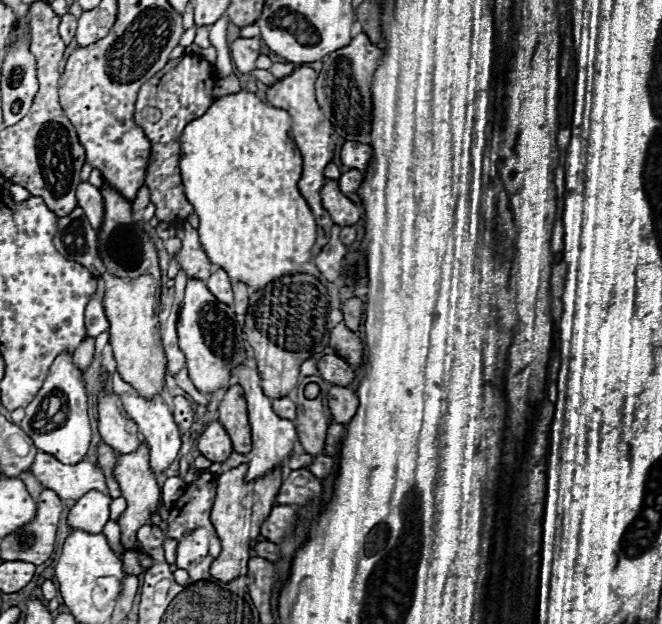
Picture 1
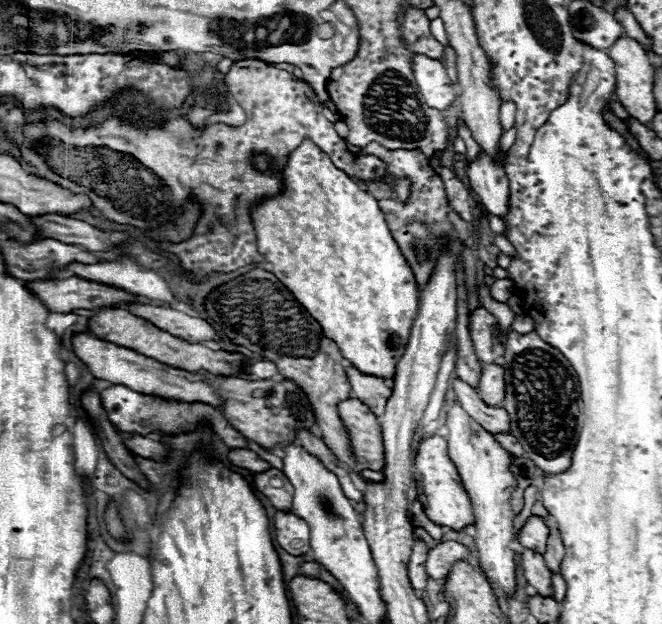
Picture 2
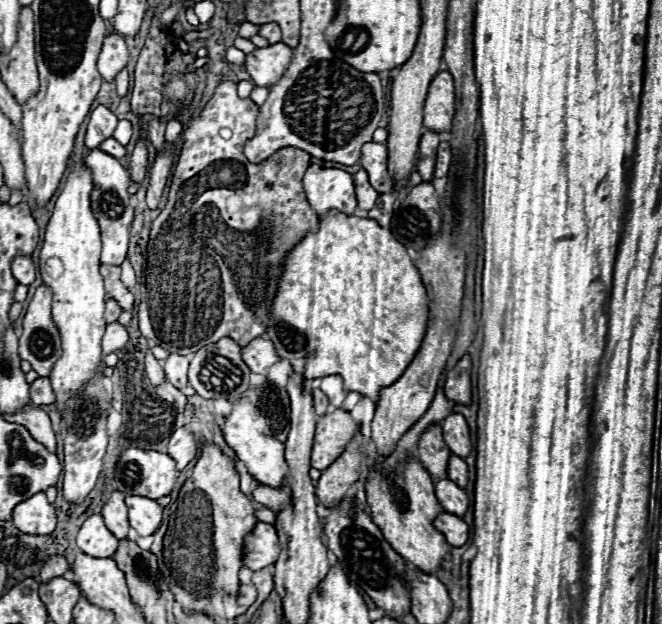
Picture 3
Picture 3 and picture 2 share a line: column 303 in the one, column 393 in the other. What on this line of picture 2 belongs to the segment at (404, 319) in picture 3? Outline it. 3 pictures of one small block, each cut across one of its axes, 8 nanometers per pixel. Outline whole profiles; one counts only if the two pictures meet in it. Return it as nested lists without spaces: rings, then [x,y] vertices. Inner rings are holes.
[[[308,138],[290,152],[282,178],[284,190],[278,196],[264,198],[250,208],[258,252],[274,266],[272,274],[276,274],[276,278],[280,278],[308,314],[318,320],[324,336],[336,342],[346,360],[364,374],[392,378],[410,338],[418,310],[418,290],[414,274],[404,262],[404,256],[388,230],[384,212],[372,194],[368,194],[344,170],[336,168]]]

